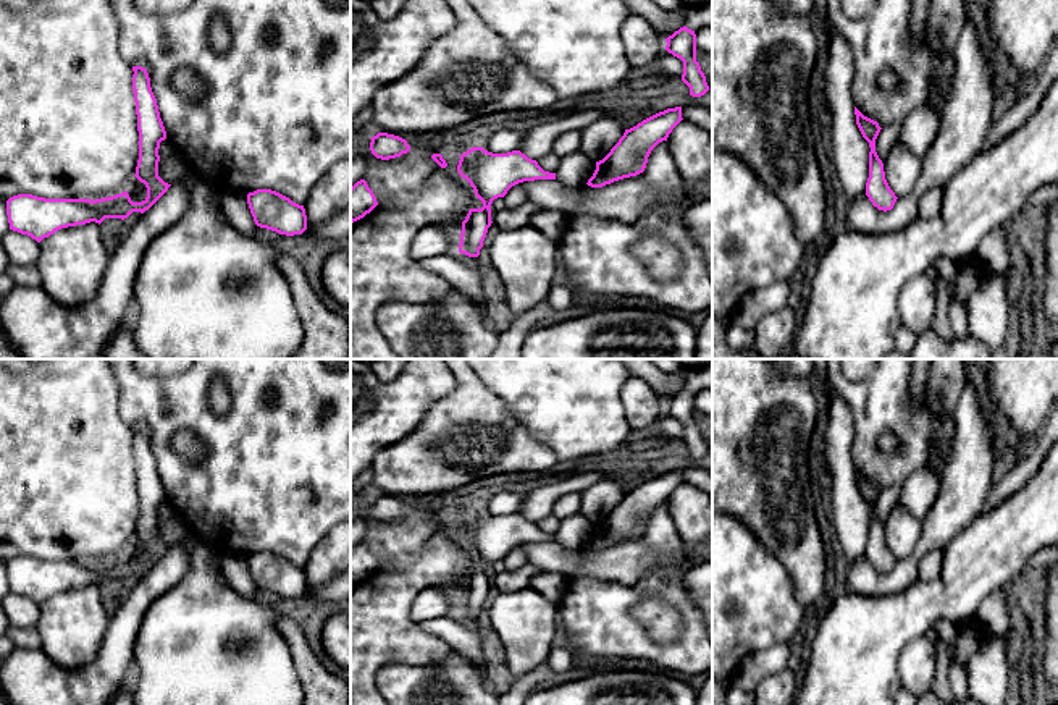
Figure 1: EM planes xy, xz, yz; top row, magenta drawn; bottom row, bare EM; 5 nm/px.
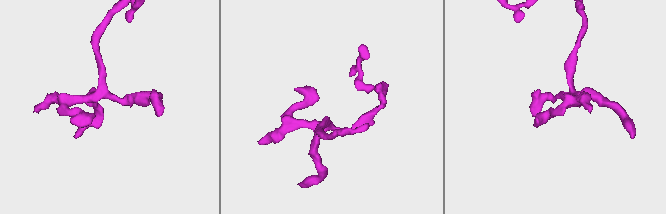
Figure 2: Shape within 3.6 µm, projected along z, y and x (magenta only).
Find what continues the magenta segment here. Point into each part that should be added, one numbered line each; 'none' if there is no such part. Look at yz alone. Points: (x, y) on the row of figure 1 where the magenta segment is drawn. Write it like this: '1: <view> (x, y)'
none

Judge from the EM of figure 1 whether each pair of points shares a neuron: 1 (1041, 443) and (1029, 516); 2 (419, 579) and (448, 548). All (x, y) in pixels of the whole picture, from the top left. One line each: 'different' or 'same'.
1: different
2: same

